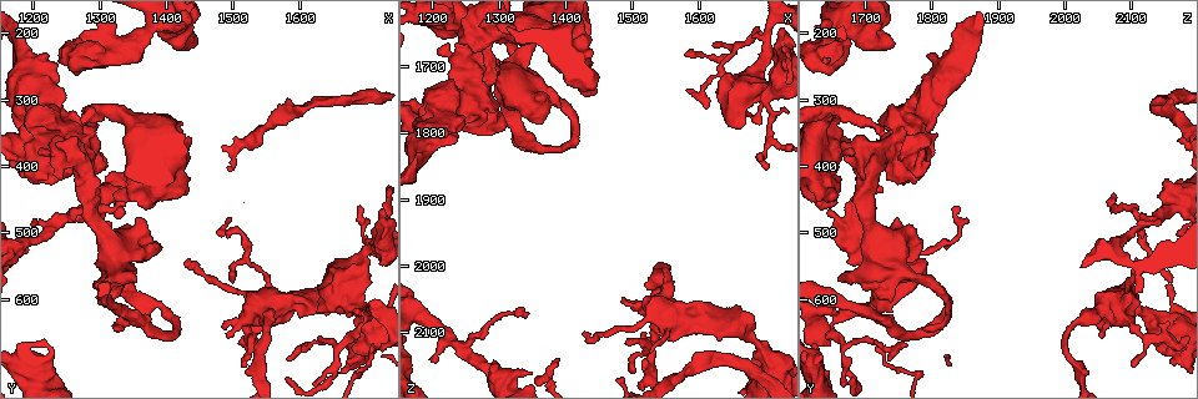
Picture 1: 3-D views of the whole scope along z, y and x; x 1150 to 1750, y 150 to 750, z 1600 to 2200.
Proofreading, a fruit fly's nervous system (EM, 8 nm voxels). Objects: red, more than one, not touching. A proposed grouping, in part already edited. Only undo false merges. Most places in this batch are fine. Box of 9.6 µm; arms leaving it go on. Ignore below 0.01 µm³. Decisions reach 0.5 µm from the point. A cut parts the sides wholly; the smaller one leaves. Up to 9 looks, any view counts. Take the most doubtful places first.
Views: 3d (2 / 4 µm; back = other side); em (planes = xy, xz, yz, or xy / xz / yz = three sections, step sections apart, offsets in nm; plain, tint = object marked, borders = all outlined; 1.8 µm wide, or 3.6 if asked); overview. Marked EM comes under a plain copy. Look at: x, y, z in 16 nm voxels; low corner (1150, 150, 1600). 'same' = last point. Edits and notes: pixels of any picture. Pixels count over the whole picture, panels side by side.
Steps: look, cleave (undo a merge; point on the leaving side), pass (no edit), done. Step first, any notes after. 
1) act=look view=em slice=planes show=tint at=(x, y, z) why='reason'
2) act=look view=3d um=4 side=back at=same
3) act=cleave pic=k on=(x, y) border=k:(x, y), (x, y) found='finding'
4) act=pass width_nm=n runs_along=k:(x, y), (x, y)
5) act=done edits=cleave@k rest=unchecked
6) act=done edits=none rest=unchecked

act=look view=3d um=2 at=(1285, 460, 2155) why='calibre changes'

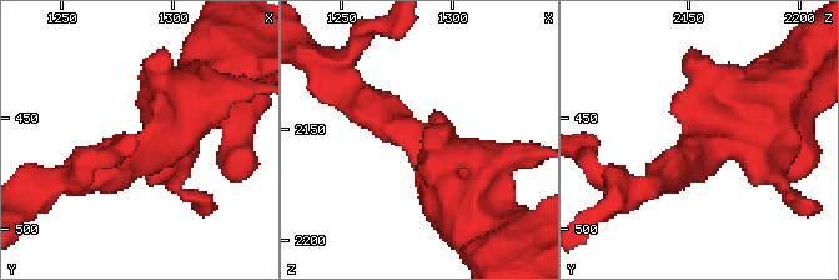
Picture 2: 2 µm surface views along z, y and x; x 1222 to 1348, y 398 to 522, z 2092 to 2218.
act=look view=em slice=planes show=tint at=(1287, 463, 2160) why='now the EM'

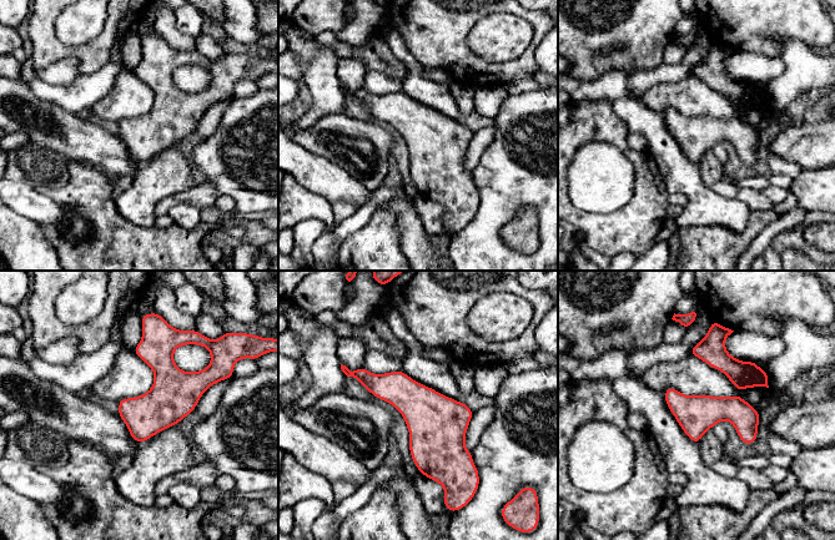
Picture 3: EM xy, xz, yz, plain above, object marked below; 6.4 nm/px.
act=pass found='all the same neuron'

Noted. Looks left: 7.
act=look view=em slice=yz step=4 show=borders at=(1700, 540, 1745) why='looks like a crossing'

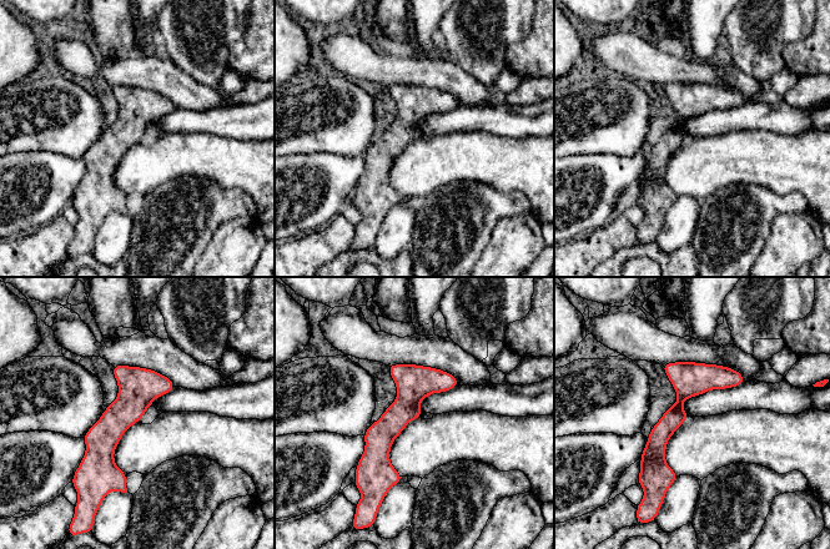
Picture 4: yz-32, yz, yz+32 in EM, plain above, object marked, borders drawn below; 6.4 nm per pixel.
act=pass runs_along=4:(737, 374), (680, 398), (657, 441), (665, 485) found='one neuron here'

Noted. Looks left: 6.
act=look view=em slice=yz step=8 show=tint at=(1540, 600, 2075) why='sudden change in width'

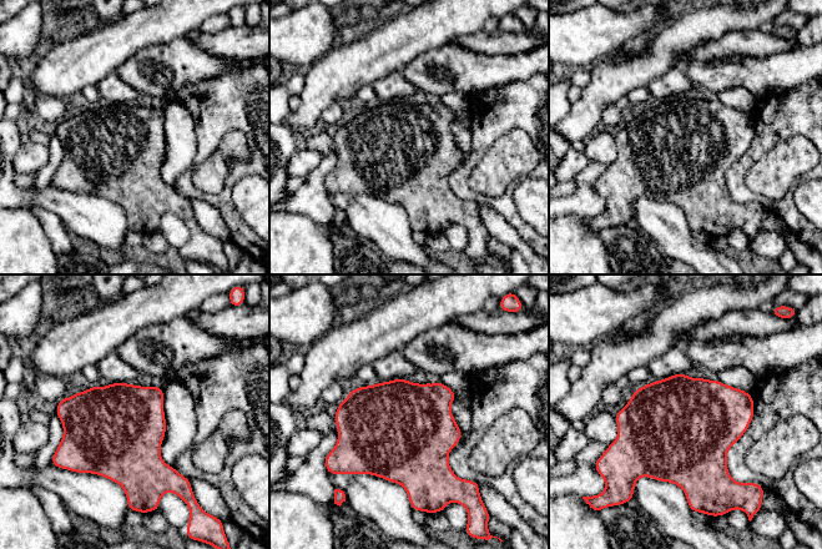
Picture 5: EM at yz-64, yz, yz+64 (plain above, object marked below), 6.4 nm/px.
act=look view=em slice=xy step=8 show=borders at=same why='cut it another way'

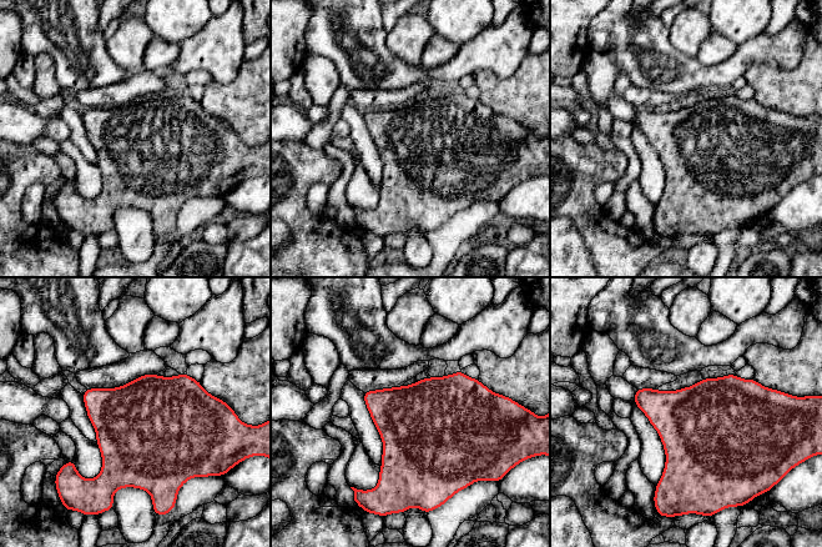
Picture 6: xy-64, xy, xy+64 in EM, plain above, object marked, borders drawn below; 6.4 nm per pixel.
act=pass found='all the same neuron'

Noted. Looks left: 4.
act=look view=em um=3.6 slice=xz step=8 show=tint at=(1705, 635, 2145)

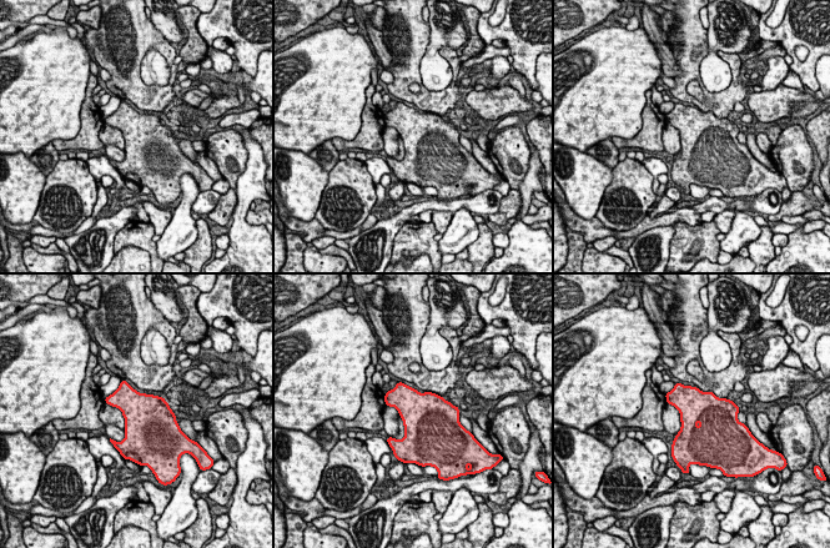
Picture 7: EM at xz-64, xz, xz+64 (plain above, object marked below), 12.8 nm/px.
act=look view=em um=3.6 slice=planes show=tint at=same why='cut it another way'

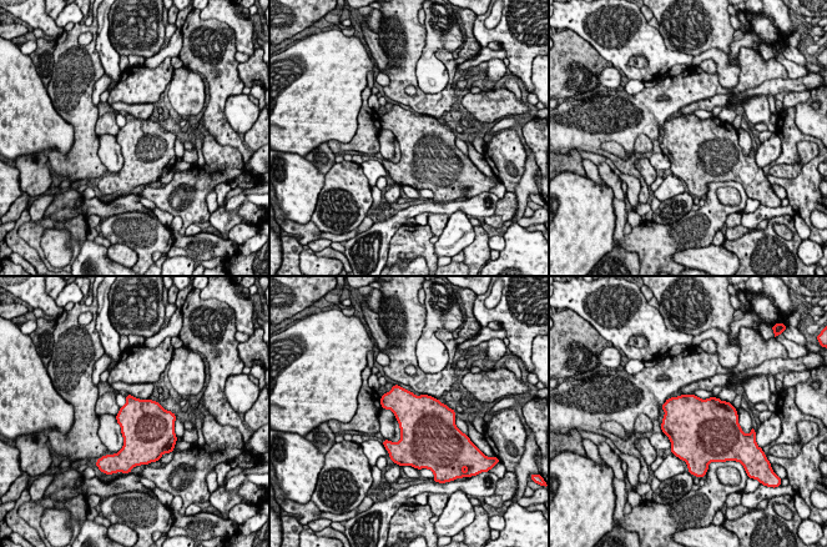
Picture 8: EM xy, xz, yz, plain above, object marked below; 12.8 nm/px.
act=pass width_nm=550 found='all the same neuron'

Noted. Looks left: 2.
act=done edits=none rest=unchecked

